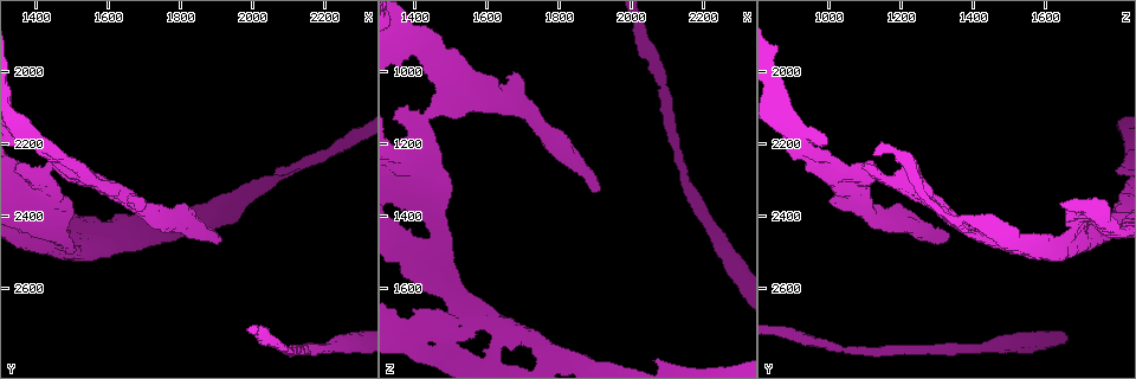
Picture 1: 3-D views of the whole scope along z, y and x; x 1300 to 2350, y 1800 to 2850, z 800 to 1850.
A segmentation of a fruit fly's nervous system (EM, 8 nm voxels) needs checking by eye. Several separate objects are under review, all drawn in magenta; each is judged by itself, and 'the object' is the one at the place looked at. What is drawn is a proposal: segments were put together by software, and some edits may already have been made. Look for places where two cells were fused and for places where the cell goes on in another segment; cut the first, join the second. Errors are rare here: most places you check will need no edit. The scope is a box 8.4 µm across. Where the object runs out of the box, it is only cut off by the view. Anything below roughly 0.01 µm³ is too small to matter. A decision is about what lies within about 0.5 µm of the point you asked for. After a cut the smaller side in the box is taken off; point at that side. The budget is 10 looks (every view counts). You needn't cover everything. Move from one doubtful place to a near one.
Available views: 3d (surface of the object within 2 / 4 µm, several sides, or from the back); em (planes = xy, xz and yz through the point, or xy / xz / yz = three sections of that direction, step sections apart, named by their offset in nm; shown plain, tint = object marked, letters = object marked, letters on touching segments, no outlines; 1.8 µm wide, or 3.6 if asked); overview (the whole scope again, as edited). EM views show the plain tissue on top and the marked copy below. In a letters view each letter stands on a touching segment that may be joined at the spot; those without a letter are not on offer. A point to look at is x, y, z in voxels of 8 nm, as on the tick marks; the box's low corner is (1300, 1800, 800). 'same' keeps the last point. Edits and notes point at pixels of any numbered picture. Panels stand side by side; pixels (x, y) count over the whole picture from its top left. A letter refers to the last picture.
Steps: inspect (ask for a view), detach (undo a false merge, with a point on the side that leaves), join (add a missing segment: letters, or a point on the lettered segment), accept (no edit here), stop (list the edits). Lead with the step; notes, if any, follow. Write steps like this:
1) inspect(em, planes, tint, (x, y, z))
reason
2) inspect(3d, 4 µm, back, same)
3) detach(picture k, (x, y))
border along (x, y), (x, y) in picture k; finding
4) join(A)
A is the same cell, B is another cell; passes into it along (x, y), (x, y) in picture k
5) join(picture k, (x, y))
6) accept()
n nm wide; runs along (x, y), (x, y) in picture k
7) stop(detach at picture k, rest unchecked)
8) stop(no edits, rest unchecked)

inspect(em, xy, step 8, tint, (1905, 2455, 1330))
free end

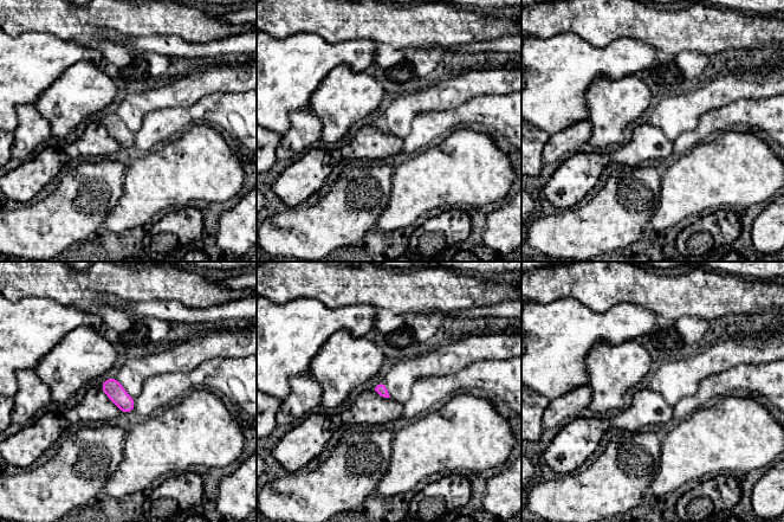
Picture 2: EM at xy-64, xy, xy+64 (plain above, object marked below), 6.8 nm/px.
inspect(em, planes, letters, same)
cut it another way

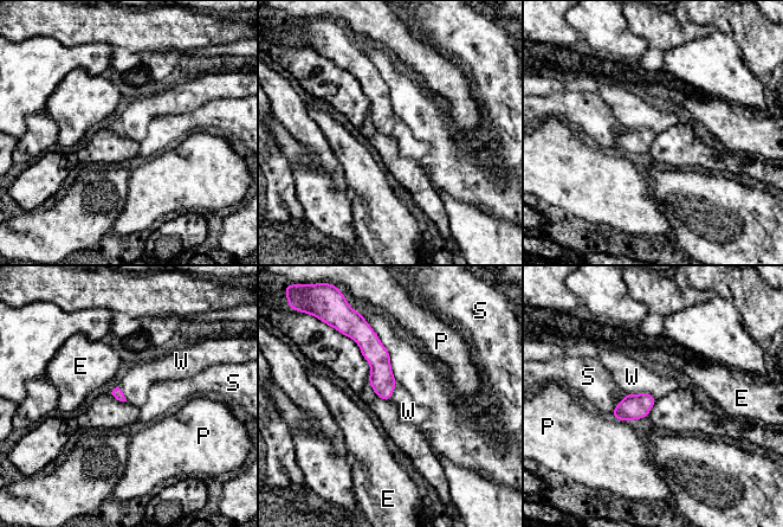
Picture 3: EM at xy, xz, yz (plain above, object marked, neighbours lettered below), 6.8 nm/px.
accept()
E, P, S and W are other cells; none of them fits

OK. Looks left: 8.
inspect(em, xz, step 8, letters, (1680, 2360, 1010))
an open end

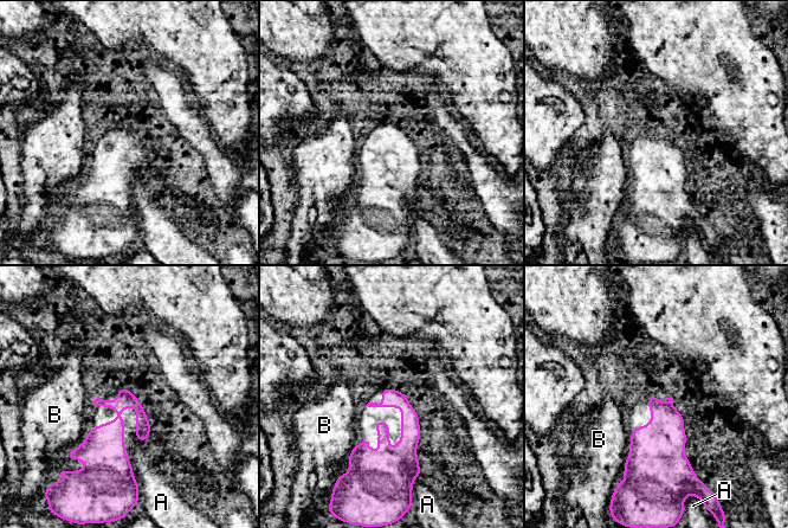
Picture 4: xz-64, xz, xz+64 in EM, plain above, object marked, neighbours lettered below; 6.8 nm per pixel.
accept()
A and B are other cells; runs along (388, 391), (408, 413), (408, 443), (386, 469) in picture 4; none of them fits

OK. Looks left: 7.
inspect(em, planes, letters, (1380, 2260, 1095))
free end

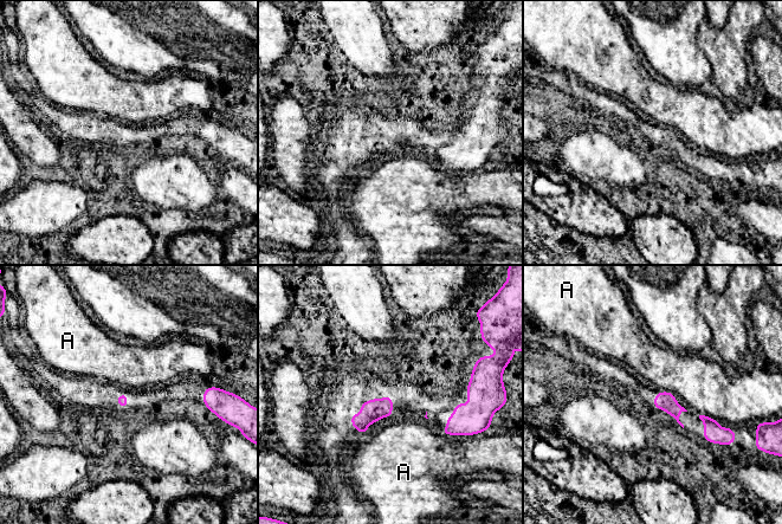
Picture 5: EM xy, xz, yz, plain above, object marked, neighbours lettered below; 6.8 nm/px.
accept()
A is another cell; border along (700, 414), (719, 421) in picture 5; none of them fits

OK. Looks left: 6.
inspect(em, planes, tint, (1480, 2410, 1675))
calibre changes

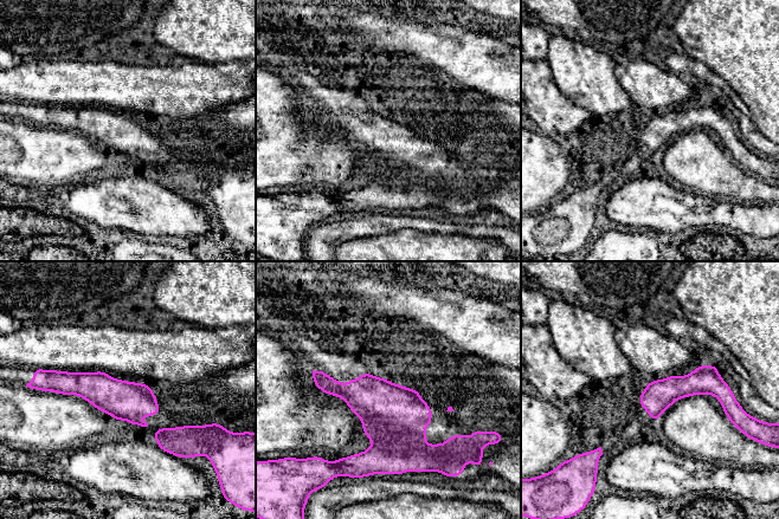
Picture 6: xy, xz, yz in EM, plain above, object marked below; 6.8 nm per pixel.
inspect(em, planes, letters, same)

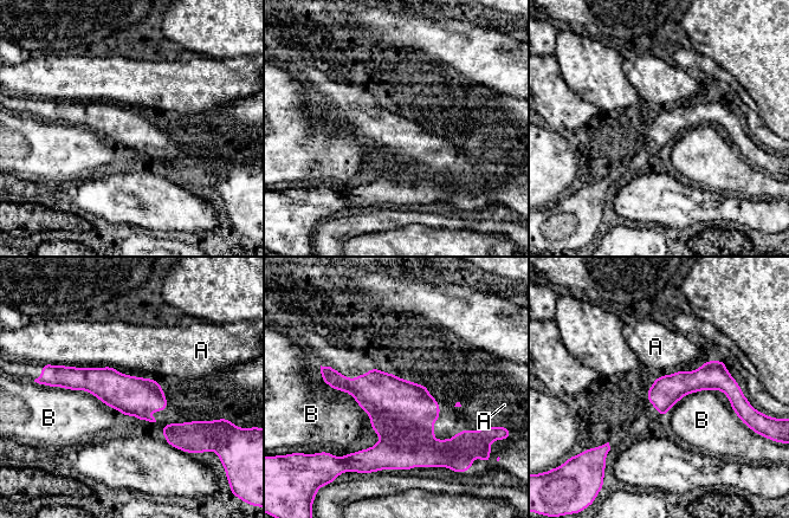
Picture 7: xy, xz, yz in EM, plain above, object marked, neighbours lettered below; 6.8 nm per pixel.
accept()
B touches over 600 nm; A and B are other cells; runs along (60, 383), (102, 382), (163, 407) in picture 7; continuous, no second cell

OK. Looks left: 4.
stop(no edits, rest unchecked)

